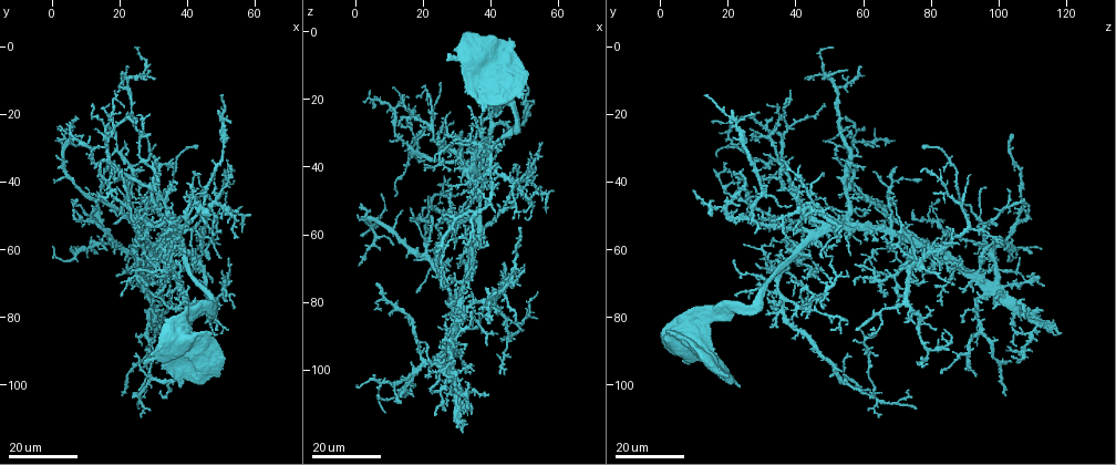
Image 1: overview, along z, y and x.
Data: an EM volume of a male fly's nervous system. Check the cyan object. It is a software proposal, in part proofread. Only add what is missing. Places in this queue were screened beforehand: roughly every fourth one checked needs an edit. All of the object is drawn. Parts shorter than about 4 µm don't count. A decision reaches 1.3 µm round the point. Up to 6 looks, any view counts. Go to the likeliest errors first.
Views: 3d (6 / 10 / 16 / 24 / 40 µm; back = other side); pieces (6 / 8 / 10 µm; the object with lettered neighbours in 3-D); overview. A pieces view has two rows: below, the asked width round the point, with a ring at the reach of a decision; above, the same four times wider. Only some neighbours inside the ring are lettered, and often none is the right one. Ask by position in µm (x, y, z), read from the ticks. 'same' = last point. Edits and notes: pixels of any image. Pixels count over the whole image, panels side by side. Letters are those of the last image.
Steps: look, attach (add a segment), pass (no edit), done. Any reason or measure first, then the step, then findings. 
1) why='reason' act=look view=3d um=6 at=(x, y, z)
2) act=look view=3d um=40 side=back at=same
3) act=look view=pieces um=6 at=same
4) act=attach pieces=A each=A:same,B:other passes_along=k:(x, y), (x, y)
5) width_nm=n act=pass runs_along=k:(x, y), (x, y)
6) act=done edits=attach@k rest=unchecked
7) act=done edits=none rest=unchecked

why='an open end' act=look view=3d um=16 at=(33.5, 64.0, 58.0)

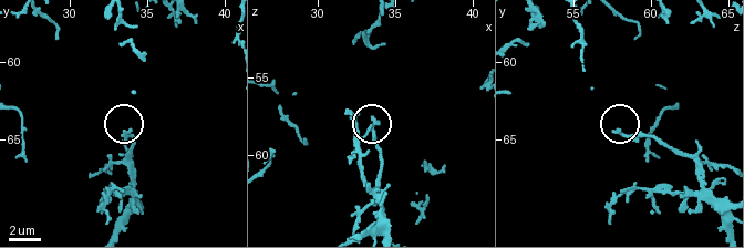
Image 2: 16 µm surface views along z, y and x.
why='see the neighbours' act=look view=pieces um=10 at=(33.6, 64.6, 57.8)

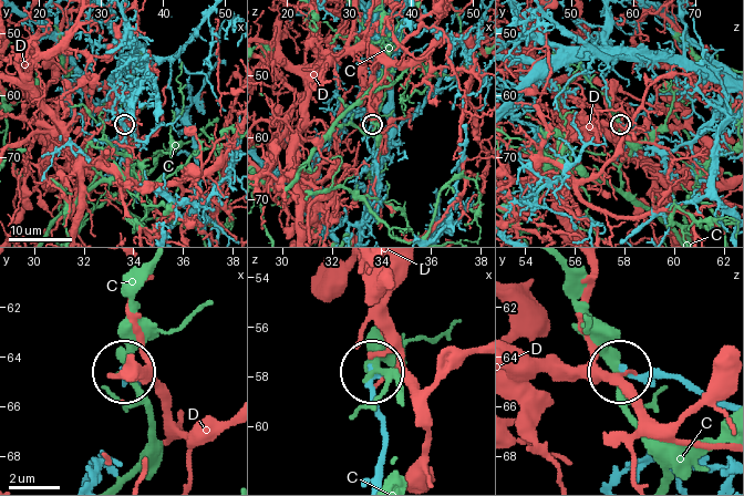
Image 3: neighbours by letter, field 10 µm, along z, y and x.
act=pass each=C:other,D:other runs_along=3:(380, 477), (385, 440), (373, 372) found='none of them fits'

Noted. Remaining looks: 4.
why='tapers out' act=look view=3d um=16 at=(45.0, 81.5, 51.0)

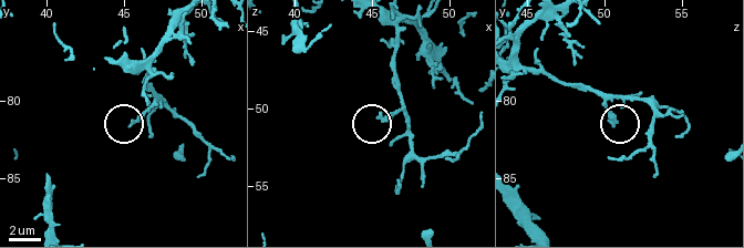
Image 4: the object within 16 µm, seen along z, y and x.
act=look view=pieces um=8 at=(45.4, 81.6, 50.6)

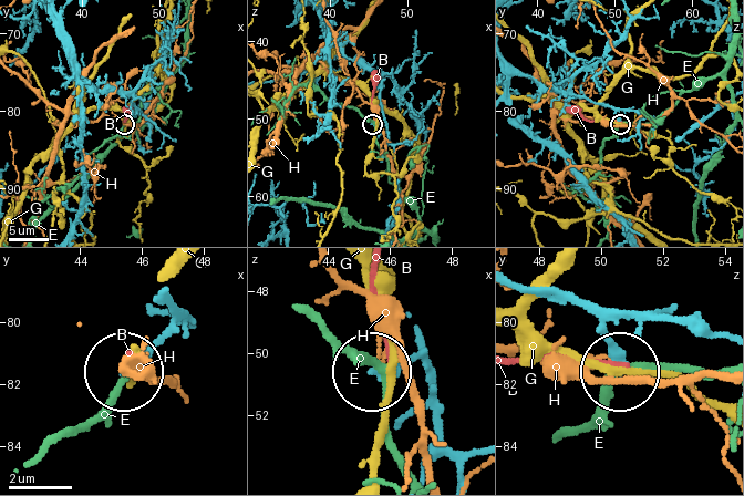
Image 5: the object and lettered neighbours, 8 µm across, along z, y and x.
act=pass each=B:other,E:other,G:other,H:other runs_along=5:(520, 71), (553, 91), (607, 104), (619, 122) found='none of them fits'

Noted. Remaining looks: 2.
why='branch stops here' act=look view=3d um=24 at=(52.0, 75.5, 44.0)

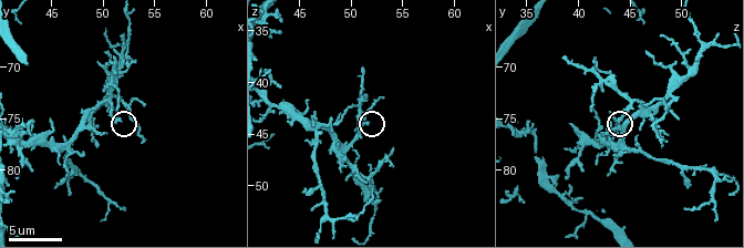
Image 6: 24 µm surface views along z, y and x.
act=look view=pieces um=10 at=(51.8, 75.2, 44.0)

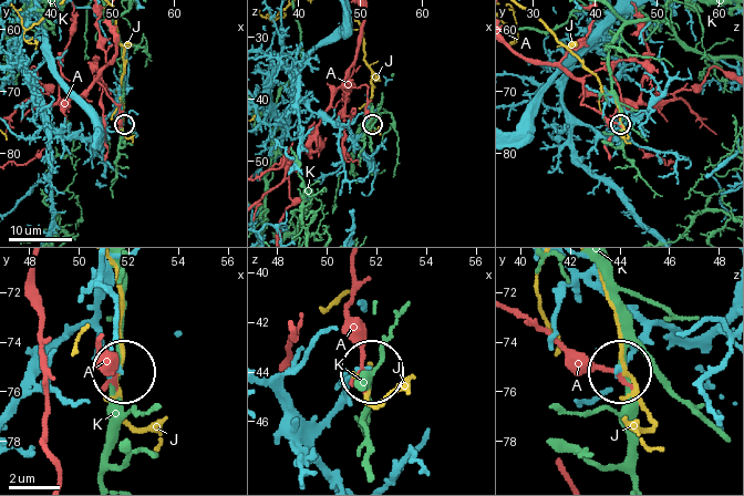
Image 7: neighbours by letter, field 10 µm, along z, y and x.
act=pass each=A:other,J:other,K:other found='none of them fits'

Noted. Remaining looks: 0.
act=done edits=none rest=unchecked

